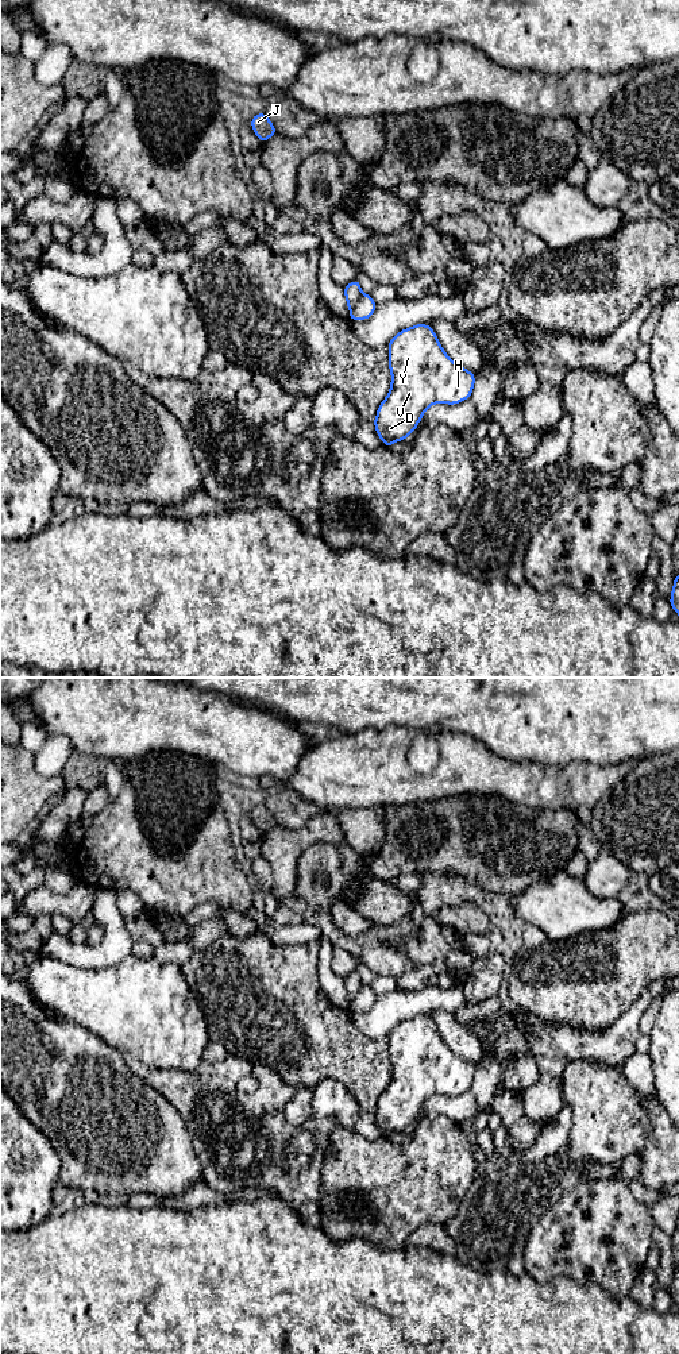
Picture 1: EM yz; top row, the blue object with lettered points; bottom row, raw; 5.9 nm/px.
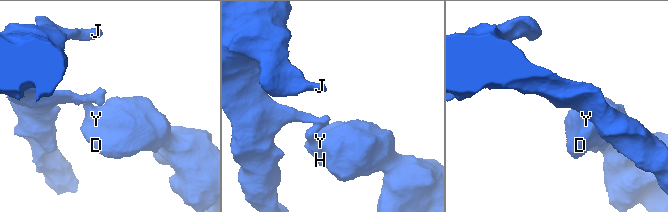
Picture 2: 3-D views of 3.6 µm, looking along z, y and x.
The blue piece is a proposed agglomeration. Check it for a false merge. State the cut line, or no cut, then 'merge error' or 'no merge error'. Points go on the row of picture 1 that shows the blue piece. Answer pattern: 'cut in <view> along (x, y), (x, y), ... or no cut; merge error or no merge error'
cut in yz along (363, 293), (350, 311); merge error

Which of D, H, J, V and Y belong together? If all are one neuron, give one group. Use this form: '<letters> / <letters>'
D H V Y / J

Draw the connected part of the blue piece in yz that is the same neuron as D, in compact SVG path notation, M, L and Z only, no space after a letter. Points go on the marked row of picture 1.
M428 324L400 331L387 343L390 391L373 421L385 447L408 439L433 404L456 405L471 397L475 374L455 363Z

